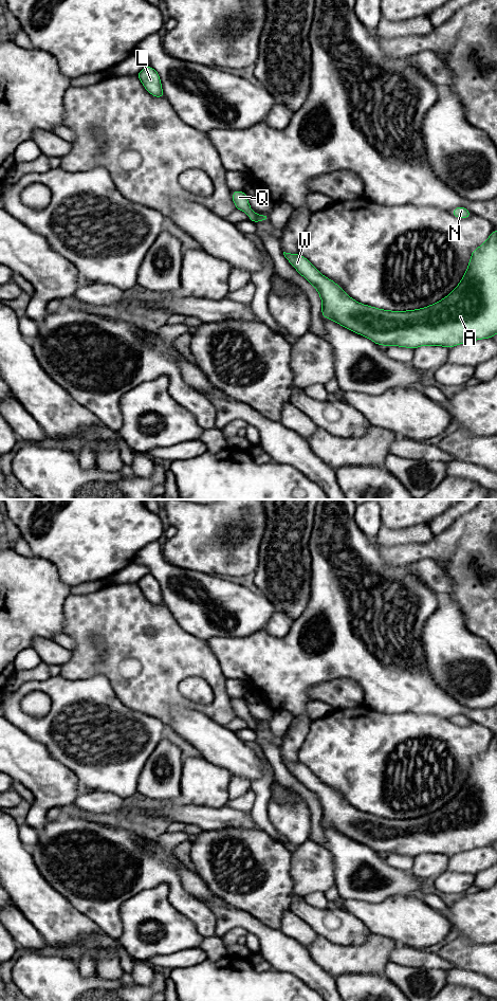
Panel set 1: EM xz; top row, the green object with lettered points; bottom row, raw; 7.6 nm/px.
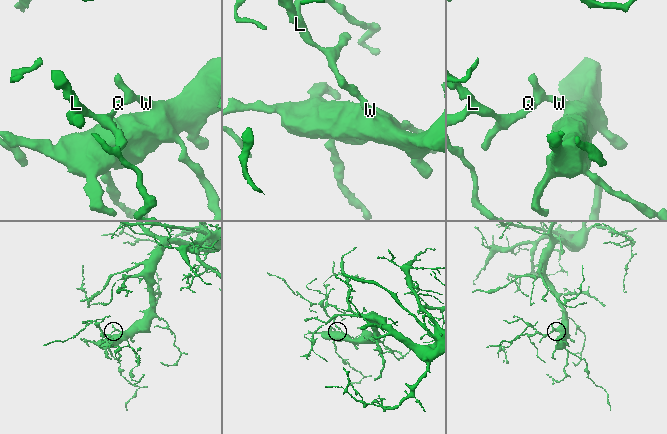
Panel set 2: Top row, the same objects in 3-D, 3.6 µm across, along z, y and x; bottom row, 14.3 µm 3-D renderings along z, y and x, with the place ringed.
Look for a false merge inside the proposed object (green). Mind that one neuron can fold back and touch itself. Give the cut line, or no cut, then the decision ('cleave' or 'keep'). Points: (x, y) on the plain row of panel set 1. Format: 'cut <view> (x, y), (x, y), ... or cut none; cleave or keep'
cut none; keep

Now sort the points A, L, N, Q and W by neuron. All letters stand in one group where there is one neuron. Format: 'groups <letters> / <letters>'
groups A L N Q W

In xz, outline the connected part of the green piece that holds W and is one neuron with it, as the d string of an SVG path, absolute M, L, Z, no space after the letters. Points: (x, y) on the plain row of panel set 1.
M497 738L482 753L472 760L471 768L459 793L443 807L425 816L407 819L382 818L357 811L333 788L324 784L300 762L283 760L287 768L317 798L323 817L320 822L353 840L370 847L379 854L444 854L492 847L497 841Z

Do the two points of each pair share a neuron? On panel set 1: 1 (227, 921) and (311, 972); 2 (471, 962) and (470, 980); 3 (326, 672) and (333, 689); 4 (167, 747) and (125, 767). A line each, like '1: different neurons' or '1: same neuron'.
1: same neuron
2: different neurons
3: different neurons
4: different neurons

